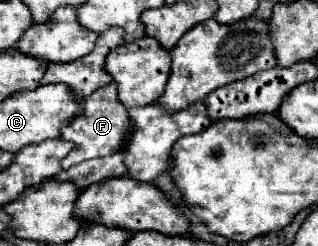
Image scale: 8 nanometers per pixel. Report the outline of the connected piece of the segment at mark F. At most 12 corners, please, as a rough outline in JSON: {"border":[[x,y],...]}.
{"border":[[115,83],[81,99],[81,115],[61,129],[81,161],[123,149],[131,131]]}

